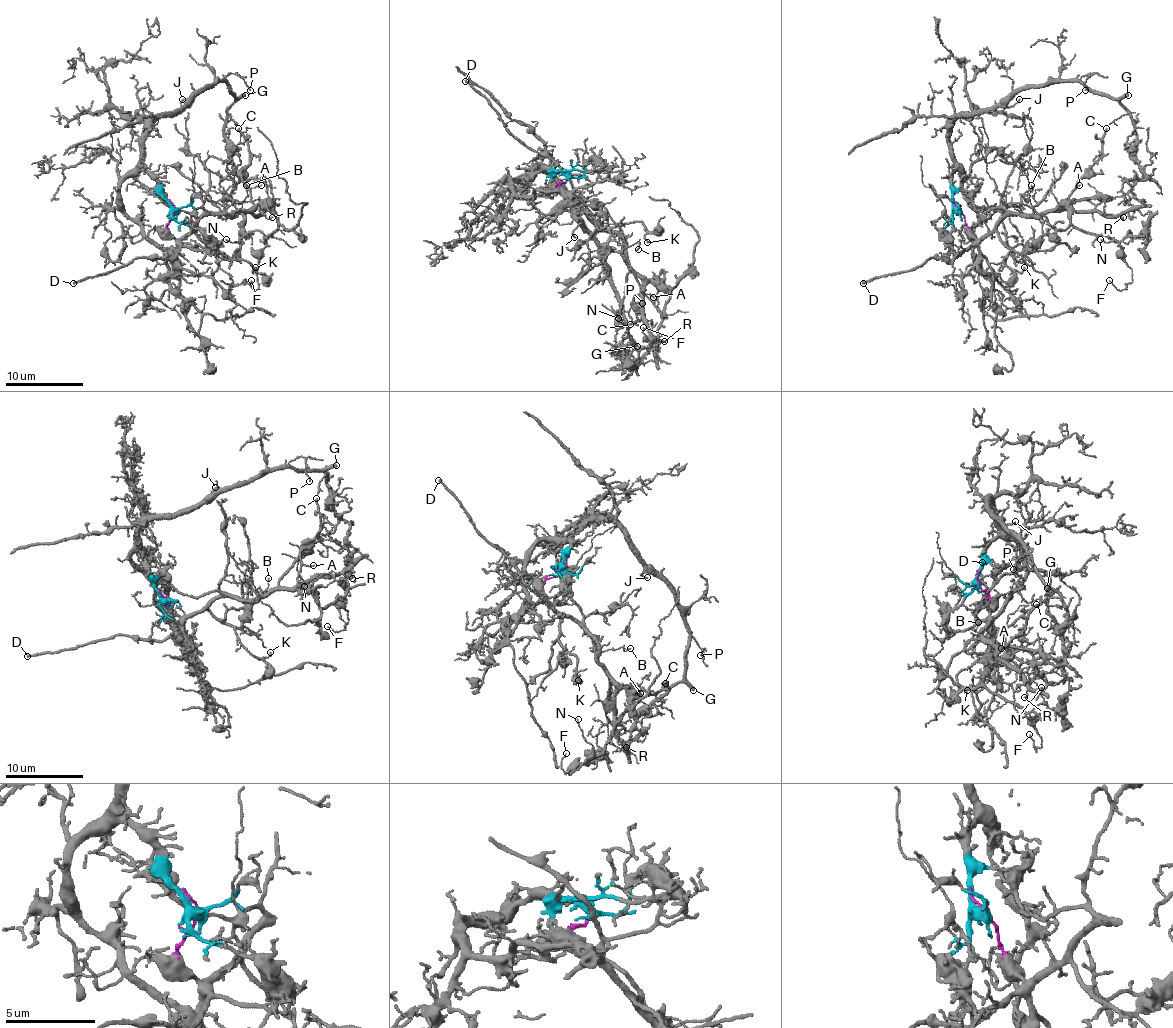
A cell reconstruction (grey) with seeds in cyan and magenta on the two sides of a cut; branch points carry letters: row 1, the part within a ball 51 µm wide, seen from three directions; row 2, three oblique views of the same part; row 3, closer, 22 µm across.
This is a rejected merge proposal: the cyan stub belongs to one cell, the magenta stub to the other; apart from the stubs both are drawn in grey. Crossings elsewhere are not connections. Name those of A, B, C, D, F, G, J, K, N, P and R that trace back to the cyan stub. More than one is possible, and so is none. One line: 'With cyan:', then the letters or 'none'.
With cyan: G, J, P

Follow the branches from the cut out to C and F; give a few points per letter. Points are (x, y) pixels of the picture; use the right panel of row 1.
C: (956, 208), (966, 229), (980, 239), (1007, 215), (1056, 211), (1099, 157), (1107, 127)
F: (956, 208), (980, 239), (1007, 215), (1064, 206), (1075, 227), (1120, 245), (1132, 280), (1120, 290), (1109, 280)

